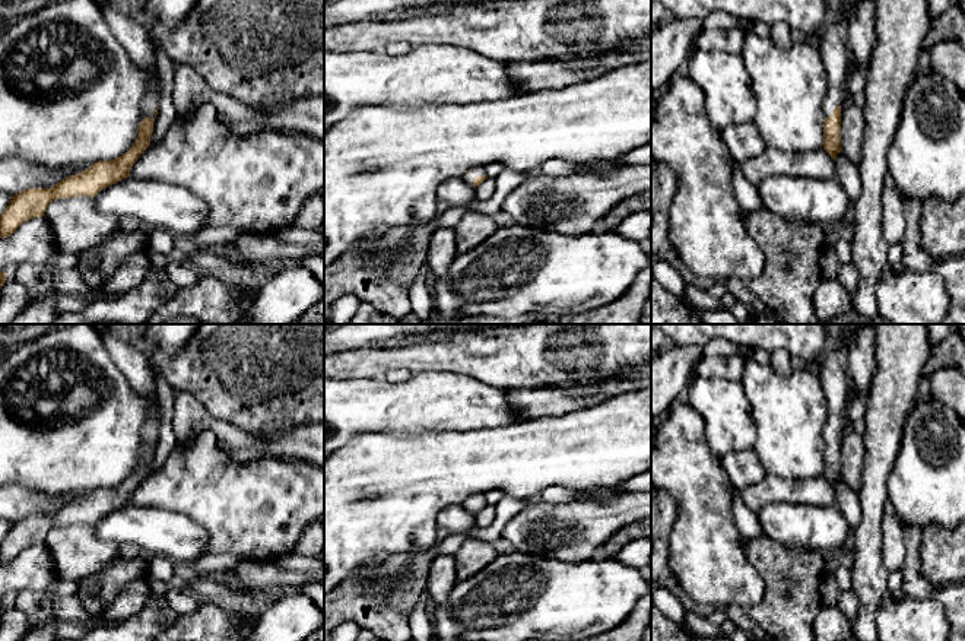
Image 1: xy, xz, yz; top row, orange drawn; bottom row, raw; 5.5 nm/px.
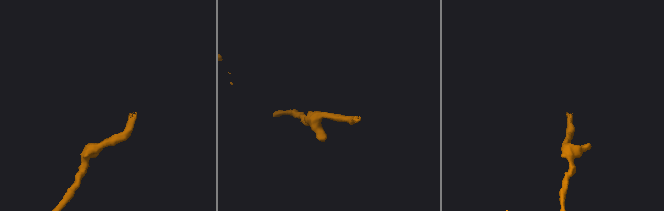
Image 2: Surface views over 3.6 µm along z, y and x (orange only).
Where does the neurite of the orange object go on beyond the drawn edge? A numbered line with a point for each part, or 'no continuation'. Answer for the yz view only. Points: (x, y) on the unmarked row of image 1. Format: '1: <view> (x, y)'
1: yz (834, 377)

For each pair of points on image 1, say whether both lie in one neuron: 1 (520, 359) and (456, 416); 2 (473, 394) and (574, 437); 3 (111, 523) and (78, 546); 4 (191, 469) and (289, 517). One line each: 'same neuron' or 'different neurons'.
1: different neurons
2: different neurons
3: different neurons
4: same neuron

